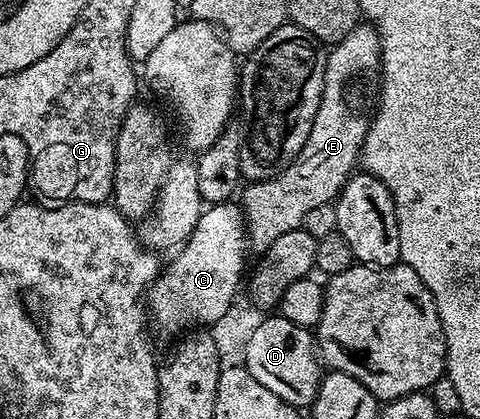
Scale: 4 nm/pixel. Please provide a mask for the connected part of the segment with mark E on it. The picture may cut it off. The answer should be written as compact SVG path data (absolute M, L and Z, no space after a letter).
M371 24L356 25L341 42L335 43L327 51L327 55L322 100L318 104L318 112L314 116L314 124L310 128L310 136L306 136L302 152L298 152L296 159L278 176L243 187L242 209L246 223L246 242L256 252L270 248L270 244L274 244L278 236L286 236L286 232L301 229L306 215L312 209L322 208L322 204L332 202L339 195L360 162L360 149L364 147L364 137L380 93L380 37L376 35L376 27Z

